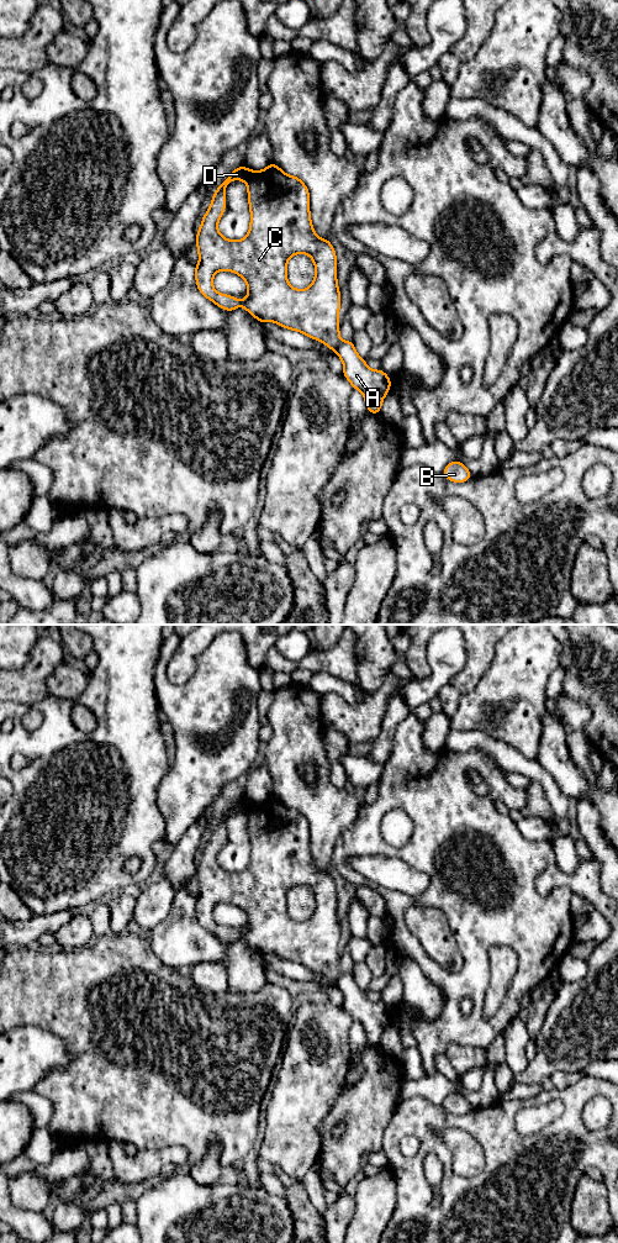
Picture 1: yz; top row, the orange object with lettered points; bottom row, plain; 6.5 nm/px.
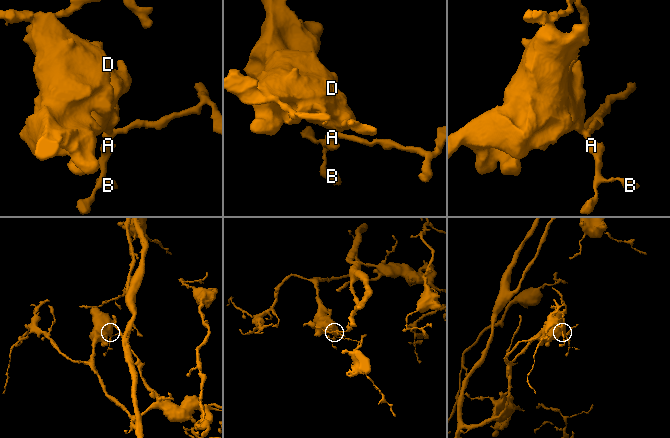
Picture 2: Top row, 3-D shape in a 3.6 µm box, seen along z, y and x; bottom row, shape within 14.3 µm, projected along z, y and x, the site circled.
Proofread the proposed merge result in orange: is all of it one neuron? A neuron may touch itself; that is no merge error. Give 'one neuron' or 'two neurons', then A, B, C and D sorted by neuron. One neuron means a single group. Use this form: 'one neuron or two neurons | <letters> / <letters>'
two neurons | A B / C D

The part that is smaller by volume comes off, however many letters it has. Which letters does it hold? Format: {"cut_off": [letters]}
{"cut_off": ["A", "B"]}

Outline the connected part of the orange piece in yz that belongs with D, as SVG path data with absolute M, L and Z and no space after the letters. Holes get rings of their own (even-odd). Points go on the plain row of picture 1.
M274 794L262 804L253 804L242 796L218 817L196 868L200 894L195 899L195 911L205 929L226 943L233 943L242 937L262 957L274 953L284 960L318 971L333 983L338 980L340 925L337 917L337 889L329 871L321 871L313 863L310 825L300 810L285 806ZM234 811L248 817L250 862L242 873L223 870L217 862L217 854L226 839L225 821ZM297 885L308 886L316 899L312 917L305 922L294 921L286 910L287 892ZM217 902L231 902L247 913L248 928L243 934L234 928L215 923L212 911Z

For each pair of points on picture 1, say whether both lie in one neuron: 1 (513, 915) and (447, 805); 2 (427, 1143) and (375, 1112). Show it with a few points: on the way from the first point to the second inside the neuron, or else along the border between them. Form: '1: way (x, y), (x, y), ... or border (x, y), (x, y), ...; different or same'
1: way (518, 883), (495, 835), (479, 828); same
2: border (395, 1109), (383, 1137), (383, 1149); different

